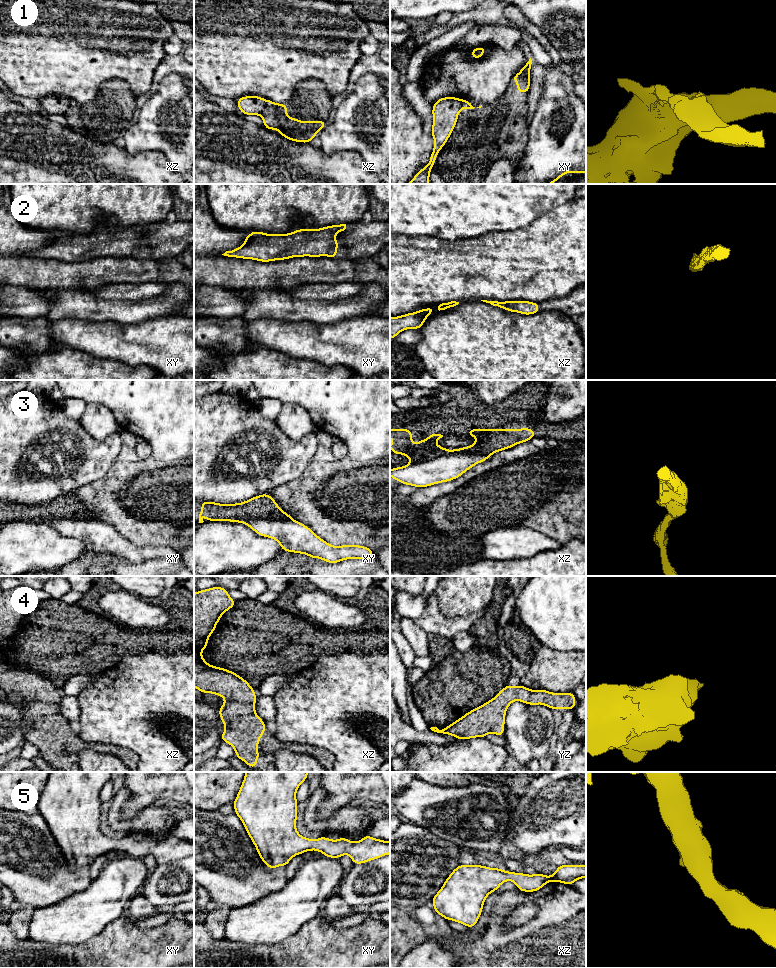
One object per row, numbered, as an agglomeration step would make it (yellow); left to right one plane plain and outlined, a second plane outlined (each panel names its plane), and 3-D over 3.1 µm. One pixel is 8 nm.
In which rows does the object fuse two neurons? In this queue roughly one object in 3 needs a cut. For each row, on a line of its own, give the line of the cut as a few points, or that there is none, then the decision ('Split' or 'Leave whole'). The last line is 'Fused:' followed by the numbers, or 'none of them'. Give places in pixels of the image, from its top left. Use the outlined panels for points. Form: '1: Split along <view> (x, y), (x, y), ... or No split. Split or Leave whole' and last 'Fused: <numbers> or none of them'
1: Split along xz (265, 100), (263, 110), (259, 114). Split
2: No split. Leave whole
3: Split along xz (491, 453), (449, 451), (432, 459), (416, 461), (410, 464). Split
4: No split. Leave whole
5: No split. Leave whole
Fused: 1, 3

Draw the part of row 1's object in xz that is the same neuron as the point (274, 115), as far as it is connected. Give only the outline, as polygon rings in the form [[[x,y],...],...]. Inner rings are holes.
[[[265,100],[260,116],[266,129],[276,129],[281,136],[294,142],[310,143],[326,126],[326,120],[301,122],[298,118],[289,118],[287,104],[277,104],[271,100]]]

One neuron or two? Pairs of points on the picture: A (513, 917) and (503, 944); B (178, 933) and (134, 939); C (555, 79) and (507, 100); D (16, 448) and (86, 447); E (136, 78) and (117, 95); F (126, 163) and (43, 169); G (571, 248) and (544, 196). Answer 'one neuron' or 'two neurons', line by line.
A: two neurons
B: one neuron
C: two neurons
D: one neuron
E: two neurons
F: one neuron
G: two neurons

